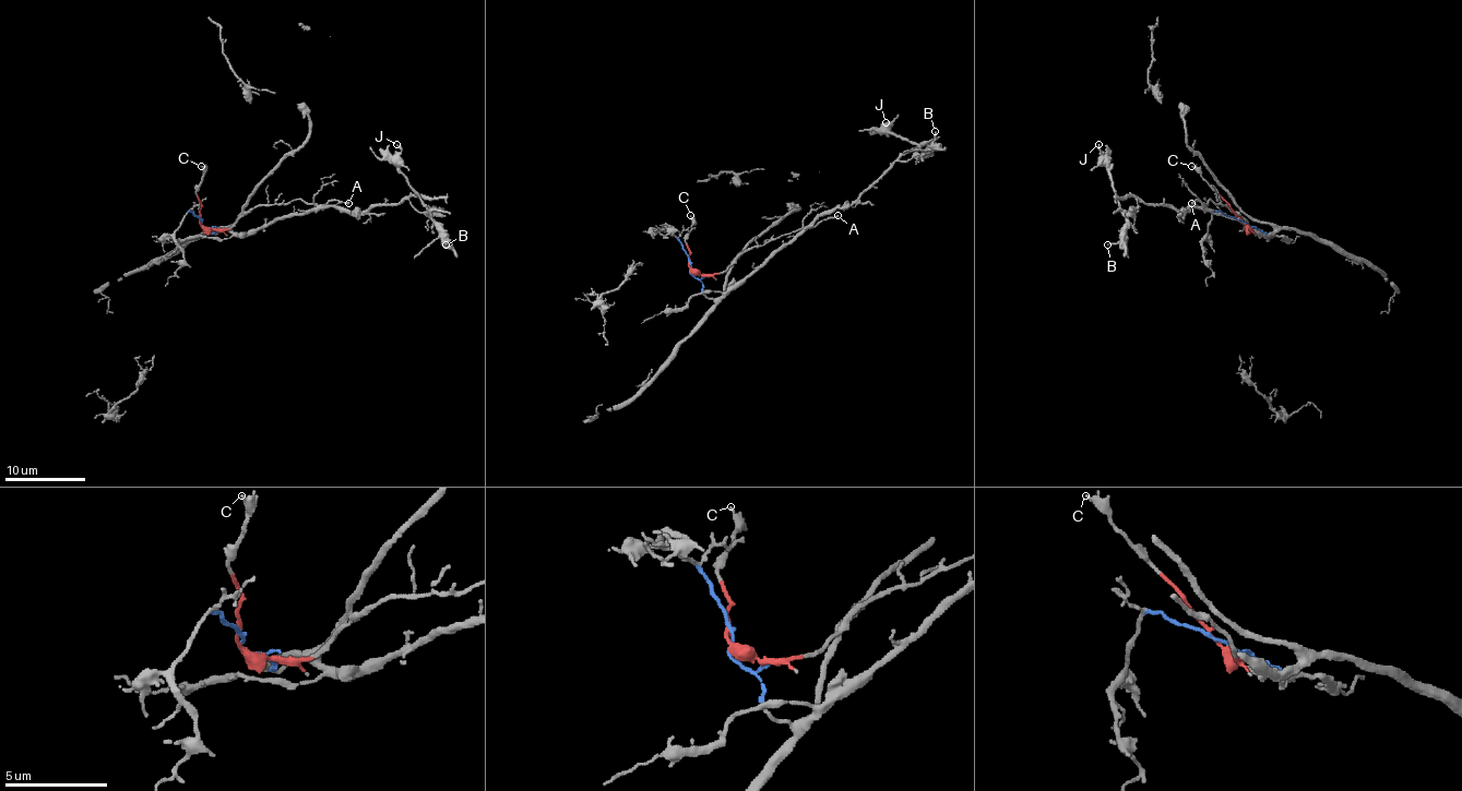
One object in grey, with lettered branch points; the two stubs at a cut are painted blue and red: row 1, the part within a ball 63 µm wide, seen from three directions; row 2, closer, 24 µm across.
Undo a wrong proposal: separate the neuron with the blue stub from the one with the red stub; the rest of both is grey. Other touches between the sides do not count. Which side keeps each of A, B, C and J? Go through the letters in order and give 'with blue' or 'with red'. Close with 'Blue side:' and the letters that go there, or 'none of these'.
A: with red
B: with blue
C: with red
J: with blue
Blue side: B, J

